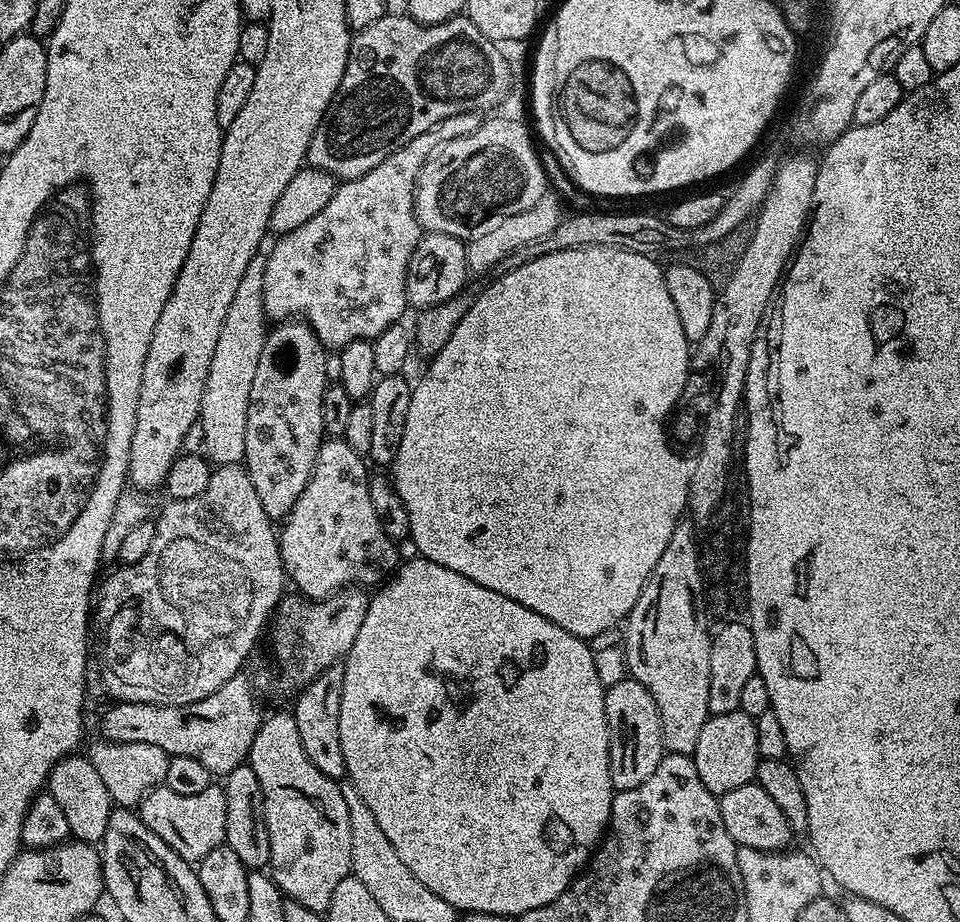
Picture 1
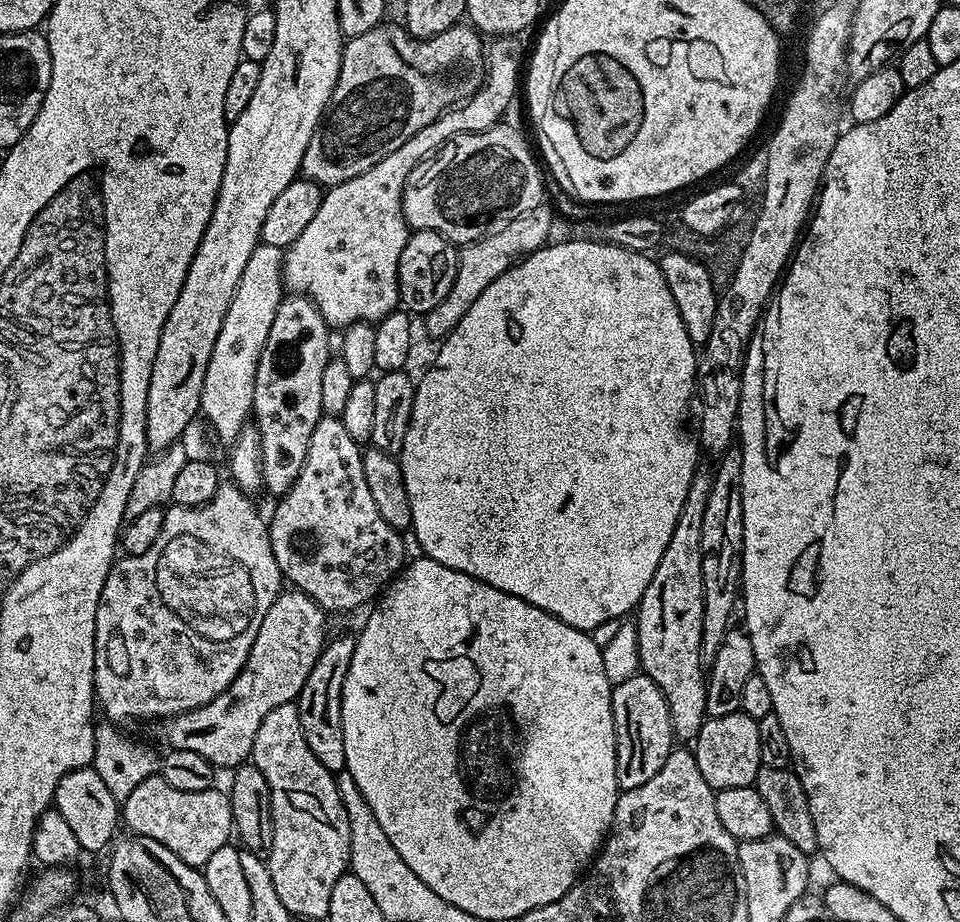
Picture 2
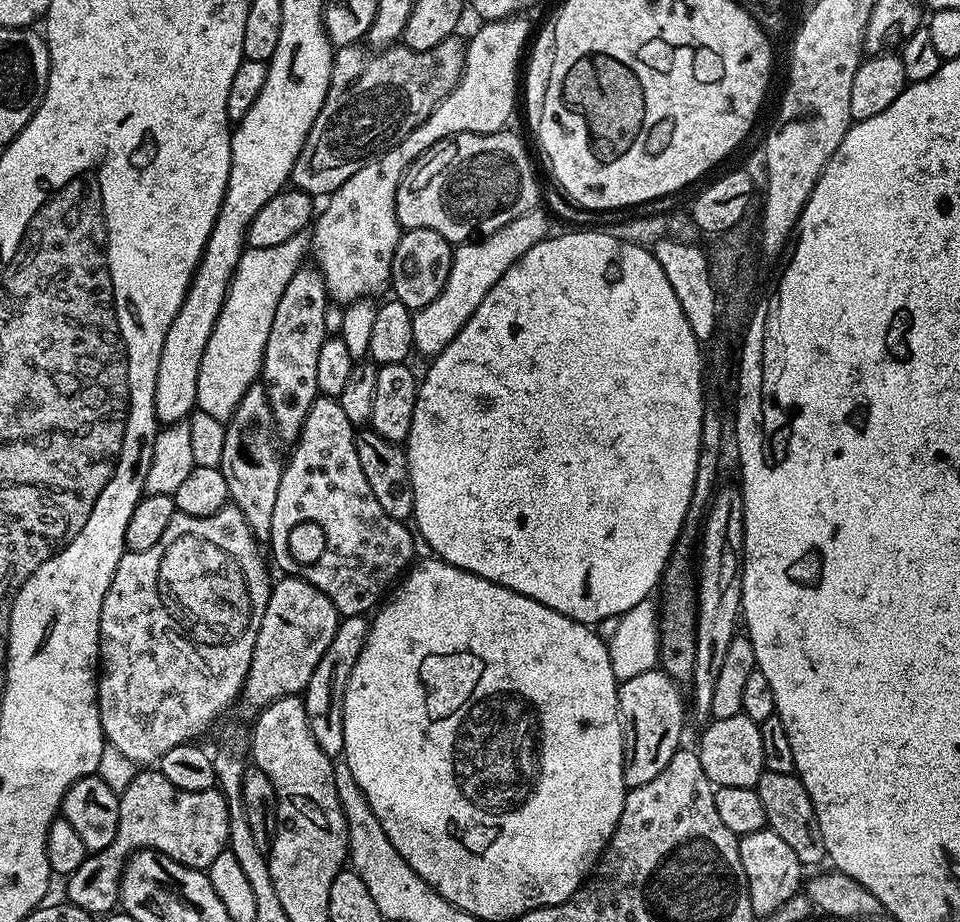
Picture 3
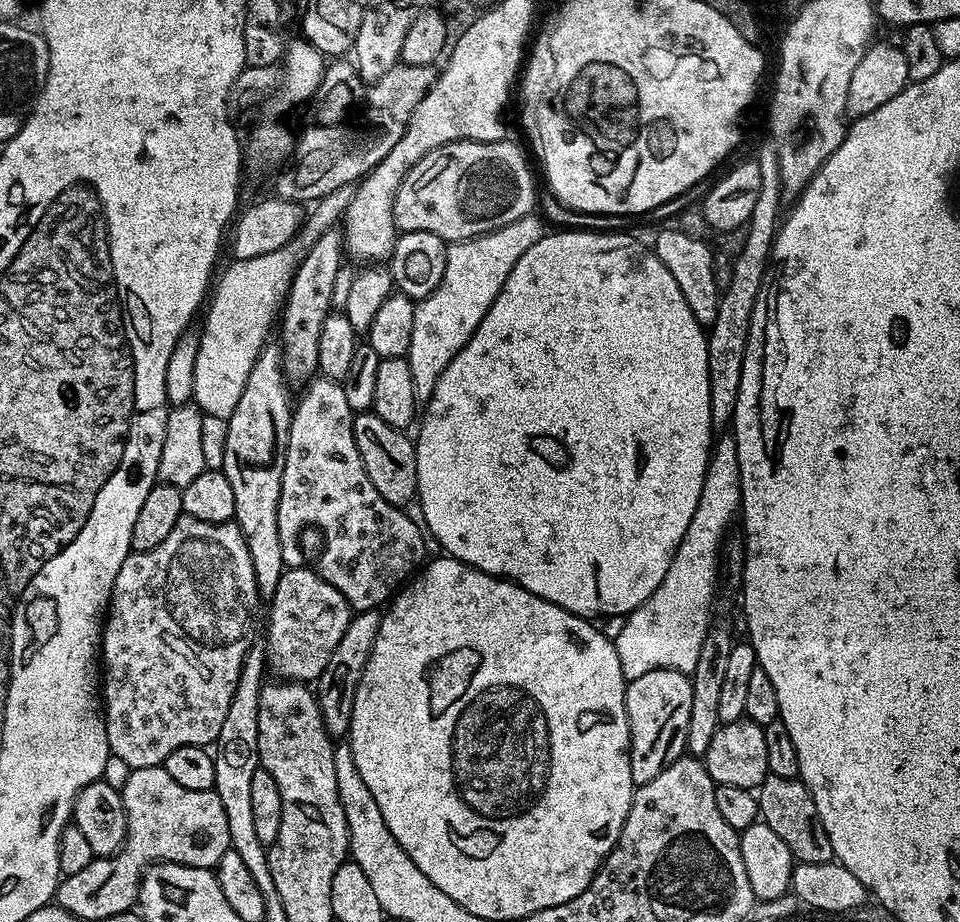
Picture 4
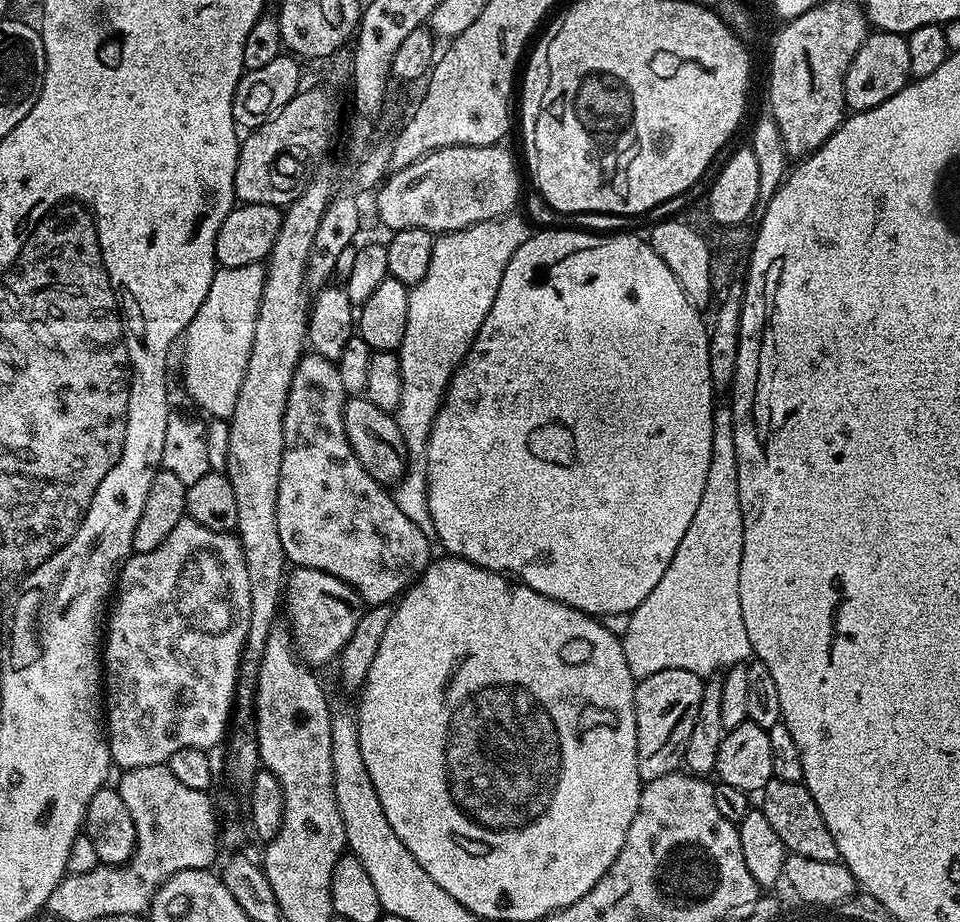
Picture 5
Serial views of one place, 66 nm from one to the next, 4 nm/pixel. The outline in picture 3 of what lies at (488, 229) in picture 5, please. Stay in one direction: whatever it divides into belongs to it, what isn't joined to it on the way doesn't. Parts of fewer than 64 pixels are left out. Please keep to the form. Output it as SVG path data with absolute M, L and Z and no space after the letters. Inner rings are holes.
M537 206L526 210L514 222L506 222L498 230L494 230L488 236L473 238L463 244L455 245L452 253L452 265L450 266L450 278L446 278L446 286L442 286L442 294L430 302L430 306L415 309L412 317L414 326L414 338L412 339L415 351L425 352L428 358L435 357L437 352L453 340L466 326L470 314L478 310L478 302L490 294L494 282L514 266L518 258L526 254L538 242L548 239L550 229L548 229L550 216L543 207Z

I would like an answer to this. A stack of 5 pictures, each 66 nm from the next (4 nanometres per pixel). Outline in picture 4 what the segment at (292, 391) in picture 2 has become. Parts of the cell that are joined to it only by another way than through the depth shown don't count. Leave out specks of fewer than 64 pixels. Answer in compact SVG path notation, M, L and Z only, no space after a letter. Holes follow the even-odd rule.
M329 230L310 246L306 258L298 266L294 274L292 284L288 286L286 295L282 300L282 311L278 316L278 332L280 328L280 337L278 343L282 353L282 363L284 365L284 379L288 382L300 380L307 382L313 379L318 370L318 334L322 334L322 322L328 317L328 313L333 311L332 295L336 292L336 279L340 276L340 258L343 258L343 241L339 231Z

